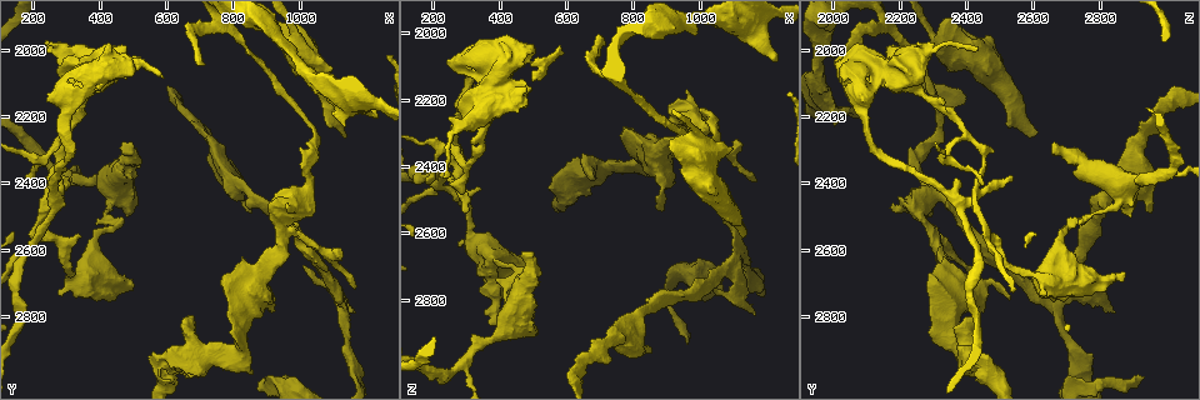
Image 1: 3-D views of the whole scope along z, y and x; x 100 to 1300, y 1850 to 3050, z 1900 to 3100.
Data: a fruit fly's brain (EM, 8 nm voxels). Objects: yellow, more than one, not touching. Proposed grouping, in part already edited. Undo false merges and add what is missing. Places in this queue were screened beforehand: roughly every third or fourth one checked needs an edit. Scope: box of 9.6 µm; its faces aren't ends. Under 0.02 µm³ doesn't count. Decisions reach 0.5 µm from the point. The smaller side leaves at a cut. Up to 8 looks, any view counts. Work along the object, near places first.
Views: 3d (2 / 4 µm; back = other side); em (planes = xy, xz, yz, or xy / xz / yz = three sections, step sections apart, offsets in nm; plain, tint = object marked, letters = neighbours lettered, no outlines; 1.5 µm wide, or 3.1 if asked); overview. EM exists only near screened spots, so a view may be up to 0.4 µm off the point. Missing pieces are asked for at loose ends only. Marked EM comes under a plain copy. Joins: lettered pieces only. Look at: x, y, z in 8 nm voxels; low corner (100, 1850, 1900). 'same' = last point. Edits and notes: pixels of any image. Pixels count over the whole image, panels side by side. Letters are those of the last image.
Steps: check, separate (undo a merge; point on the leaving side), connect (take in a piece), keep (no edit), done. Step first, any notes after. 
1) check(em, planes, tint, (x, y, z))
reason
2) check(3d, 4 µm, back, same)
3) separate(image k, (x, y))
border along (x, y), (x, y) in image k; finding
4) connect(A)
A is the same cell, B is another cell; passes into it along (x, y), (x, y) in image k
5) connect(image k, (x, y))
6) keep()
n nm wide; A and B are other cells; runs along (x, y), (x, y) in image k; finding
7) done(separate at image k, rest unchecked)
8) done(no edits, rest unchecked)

check(3d, 4 µm, (1140, 2260, 2600))

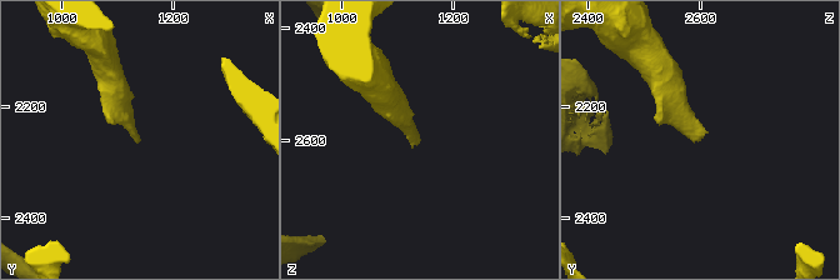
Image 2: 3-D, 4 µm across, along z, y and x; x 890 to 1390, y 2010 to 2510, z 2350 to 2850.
check(em, planes, letters, (1140, 2265, 2600))

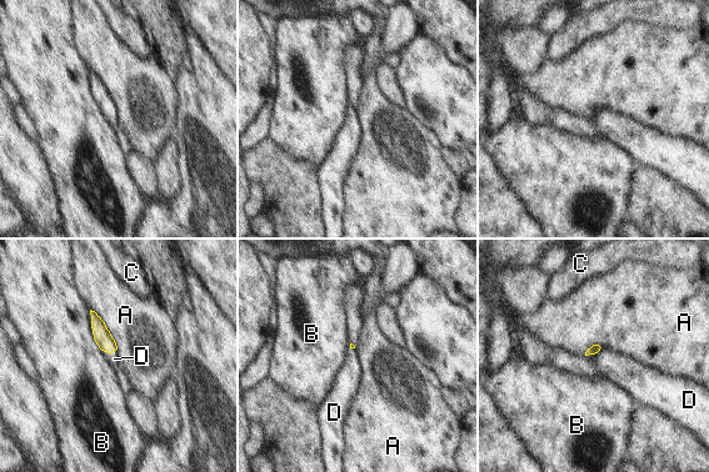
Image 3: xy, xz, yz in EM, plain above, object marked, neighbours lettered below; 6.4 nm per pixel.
connect(D)
A touches over 340 nm; D is the same cell, A, B and C are other cells; it goes on there

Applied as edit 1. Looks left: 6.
check(overview)

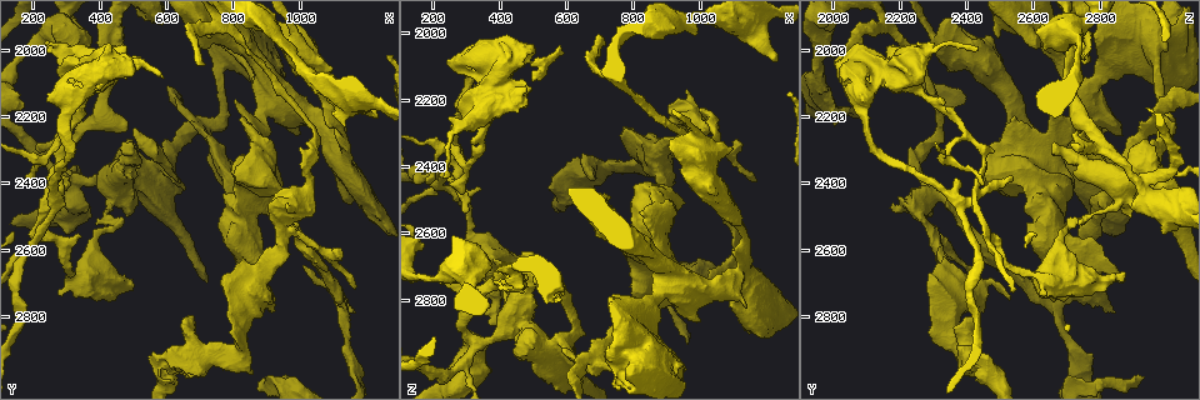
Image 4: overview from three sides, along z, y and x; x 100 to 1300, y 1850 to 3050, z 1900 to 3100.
check(3d, 2 µm, (1090, 2050, 2350))
thick end

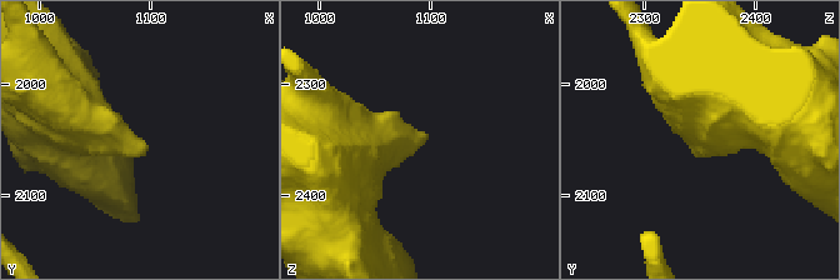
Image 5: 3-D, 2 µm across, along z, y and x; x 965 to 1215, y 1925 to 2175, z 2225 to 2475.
check(em, planes, letters, (1100, 2054, 2350))

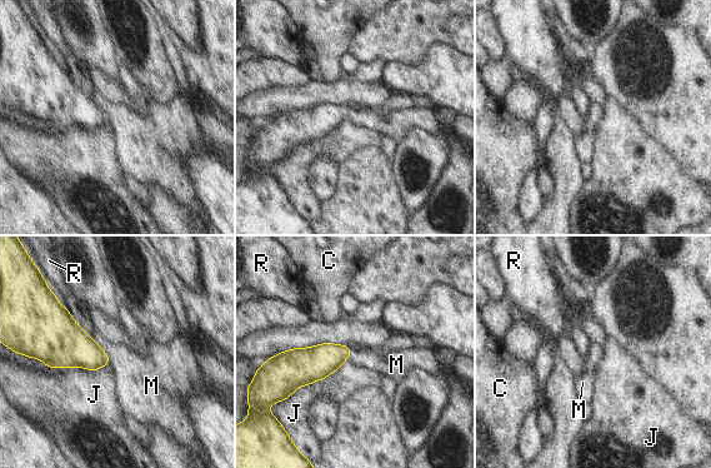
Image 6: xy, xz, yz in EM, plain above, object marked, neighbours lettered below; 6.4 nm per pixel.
keep()
J touches over 550 nm; C, J, M and R are other cells; border along (353, 348), (348, 357) in image 6; no lettered piece goes on from it

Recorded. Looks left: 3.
check(em, xz, step 4, tint, (580, 2090, 2050))
branch stops here

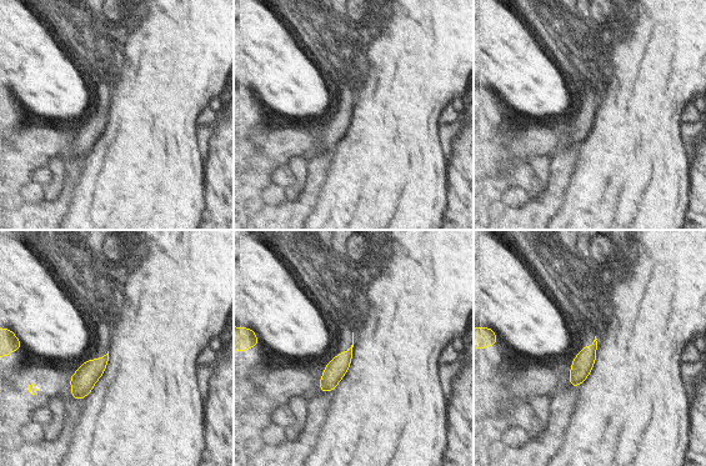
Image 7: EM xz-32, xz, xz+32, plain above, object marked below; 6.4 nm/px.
check(em, xz, step 4, letters, same)
see the neighbours

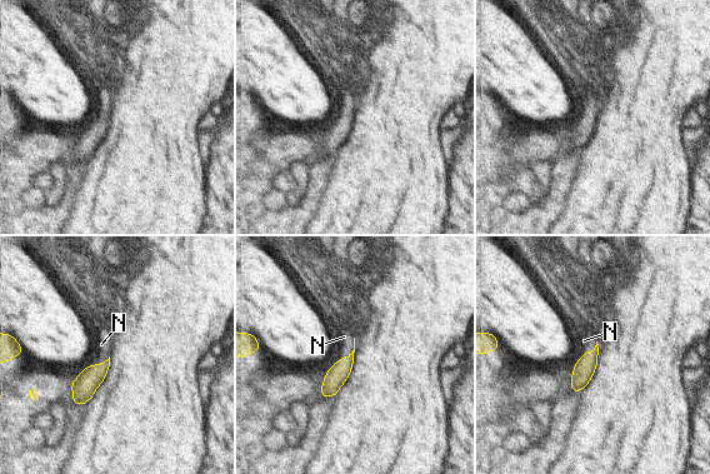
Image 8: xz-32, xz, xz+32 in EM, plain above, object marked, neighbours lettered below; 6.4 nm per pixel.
connect(N)
N is the same cell; it goes on there

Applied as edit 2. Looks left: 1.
done(connect at image 3, connect at image 8, rest unchecked)

